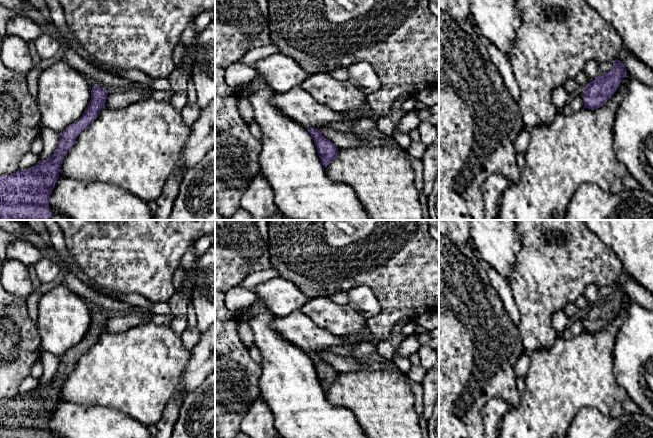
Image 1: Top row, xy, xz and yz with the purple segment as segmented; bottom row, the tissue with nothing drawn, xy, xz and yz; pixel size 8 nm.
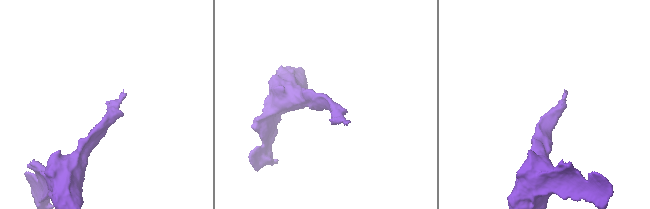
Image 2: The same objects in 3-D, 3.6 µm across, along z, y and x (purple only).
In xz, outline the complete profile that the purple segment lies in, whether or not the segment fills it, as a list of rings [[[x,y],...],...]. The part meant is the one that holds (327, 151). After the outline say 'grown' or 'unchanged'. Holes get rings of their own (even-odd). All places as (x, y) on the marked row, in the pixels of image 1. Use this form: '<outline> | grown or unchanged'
[[[308,128],[307,130],[313,137],[322,164],[327,167],[336,158],[338,148],[330,140],[326,139],[317,128]]] | unchanged

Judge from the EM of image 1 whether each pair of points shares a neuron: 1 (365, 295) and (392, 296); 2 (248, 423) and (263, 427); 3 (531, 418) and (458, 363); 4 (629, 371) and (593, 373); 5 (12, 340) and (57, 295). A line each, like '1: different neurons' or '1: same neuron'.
1: different neurons
2: same neuron
3: different neurons
4: different neurons
5: different neurons

